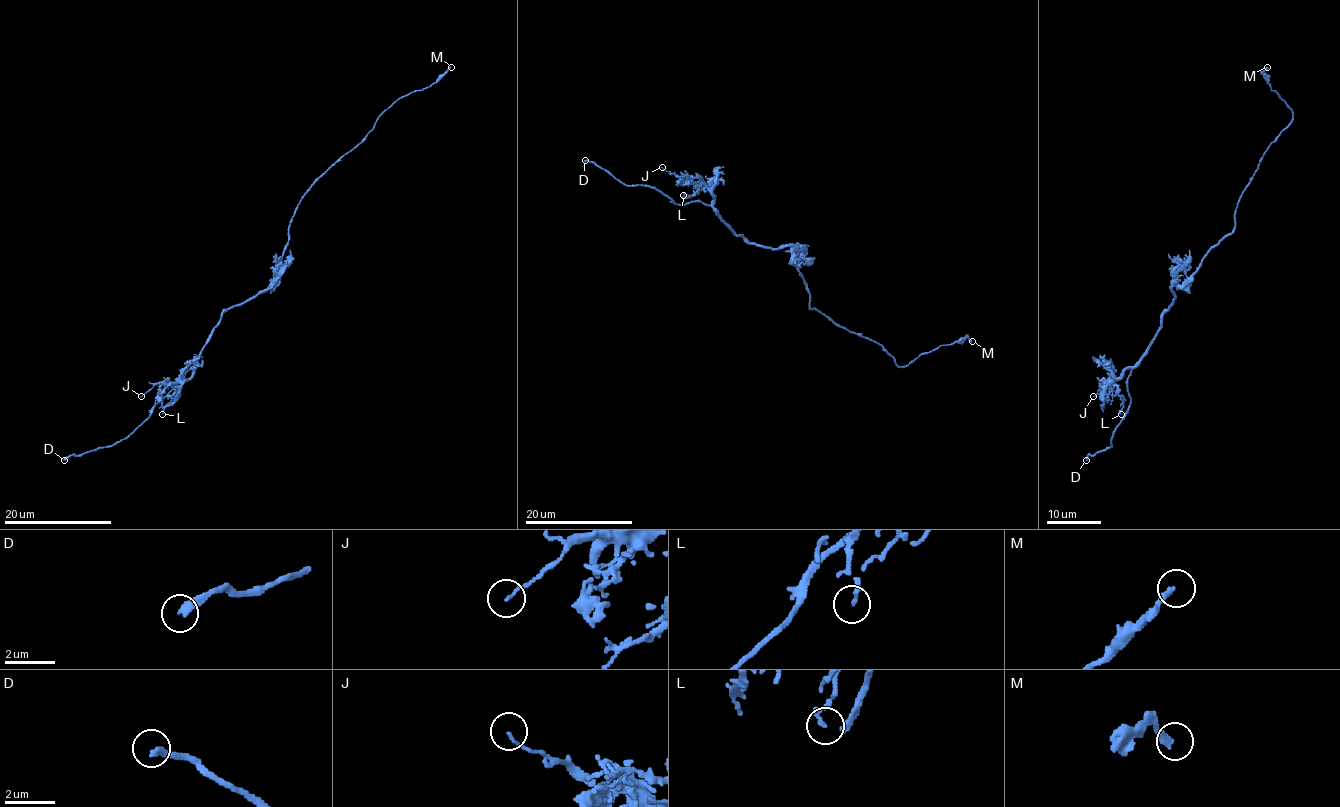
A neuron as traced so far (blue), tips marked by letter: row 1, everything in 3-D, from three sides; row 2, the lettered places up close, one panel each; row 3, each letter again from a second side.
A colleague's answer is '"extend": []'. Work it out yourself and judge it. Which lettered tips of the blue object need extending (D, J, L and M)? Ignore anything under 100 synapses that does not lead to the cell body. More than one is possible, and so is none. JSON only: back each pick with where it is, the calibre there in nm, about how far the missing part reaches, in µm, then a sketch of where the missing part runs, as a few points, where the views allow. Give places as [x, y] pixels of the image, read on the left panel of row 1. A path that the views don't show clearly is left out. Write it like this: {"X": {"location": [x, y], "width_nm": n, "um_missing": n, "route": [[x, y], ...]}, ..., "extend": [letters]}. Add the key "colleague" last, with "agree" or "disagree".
{"D": {"location": [64, 460], "width_nm": 320, "um_missing": 9, "route": [[64, 460], [66, 477], [60, 484], [60, 495]]}, "extend": ["D"], "colleague": "disagree"}

